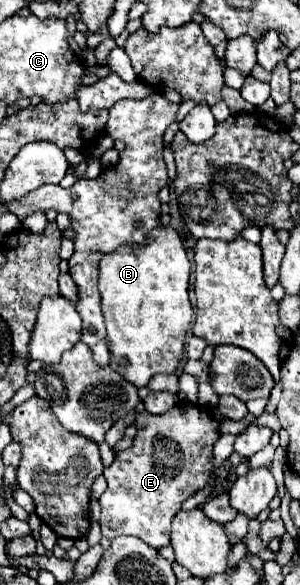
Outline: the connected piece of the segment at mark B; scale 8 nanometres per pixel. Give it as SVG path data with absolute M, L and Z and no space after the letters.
M159 226L147 236L147 244L119 248L99 264L99 292L111 352L109 366L137 388L147 386L155 374L175 374L185 354L185 340L194 321L194 308L189 299L191 262L183 248L181 236L171 226Z

